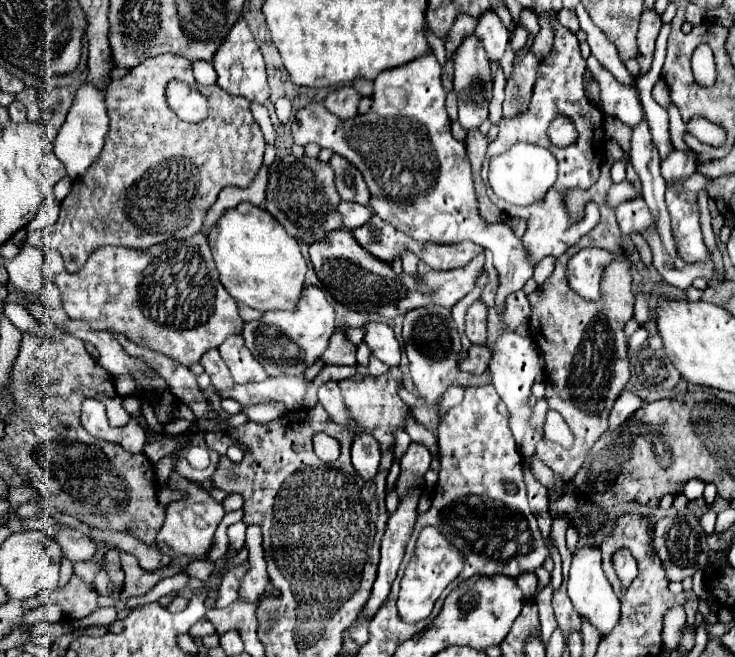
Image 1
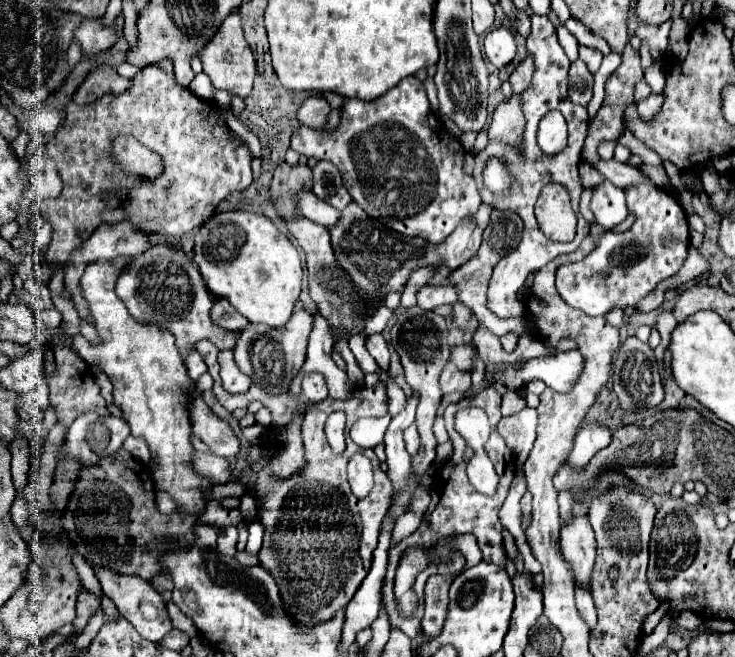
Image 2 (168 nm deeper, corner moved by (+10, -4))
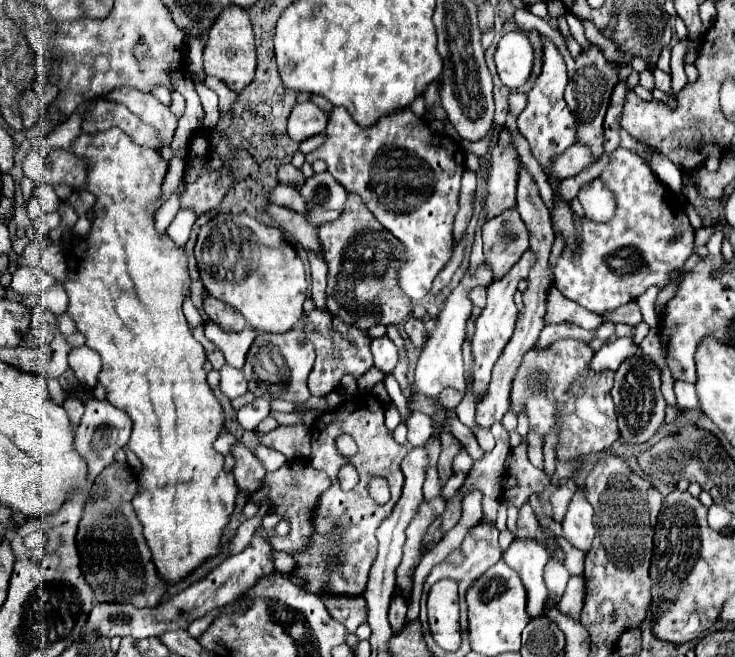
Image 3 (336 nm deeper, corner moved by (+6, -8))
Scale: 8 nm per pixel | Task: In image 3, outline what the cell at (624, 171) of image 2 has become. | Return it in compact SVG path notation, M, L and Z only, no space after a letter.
M574 144L566 152L562 152L562 156L554 156L554 164L550 166L550 172L554 172L558 180L564 180L576 176L580 170L588 168L590 164L594 164L590 150L586 146Z

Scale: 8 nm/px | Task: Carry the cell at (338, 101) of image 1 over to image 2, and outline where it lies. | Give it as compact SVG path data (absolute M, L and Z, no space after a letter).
M310 96L300 106L296 118L300 124L306 124L310 128L324 128L328 122L328 114L330 114L328 100L322 96Z

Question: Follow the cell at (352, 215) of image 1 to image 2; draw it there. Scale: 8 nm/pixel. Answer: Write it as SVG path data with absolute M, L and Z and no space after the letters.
M312 192L298 194L296 204L298 204L298 212L304 218L308 218L308 220L312 220L316 224L322 224L326 228L332 228L334 224L338 224L340 216L342 216L340 210L326 204L326 200L318 200L318 196L314 196Z

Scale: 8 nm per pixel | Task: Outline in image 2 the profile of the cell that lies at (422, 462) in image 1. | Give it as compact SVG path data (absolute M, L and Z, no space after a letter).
M412 424L410 428L406 428L406 432L404 432L404 442L406 442L406 450L408 450L410 454L418 452L418 448L420 448L420 436L418 436L418 430L416 430L414 424Z

